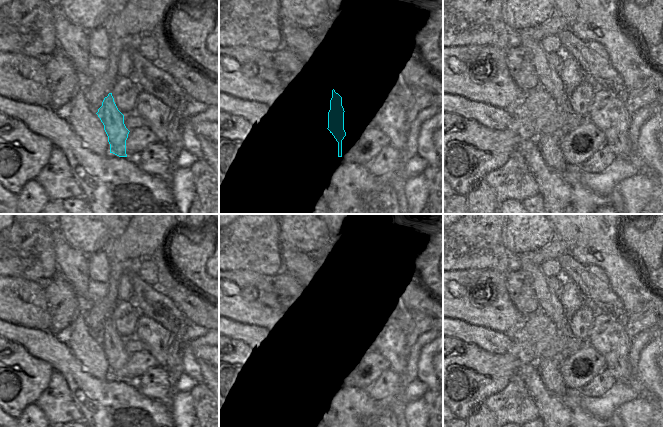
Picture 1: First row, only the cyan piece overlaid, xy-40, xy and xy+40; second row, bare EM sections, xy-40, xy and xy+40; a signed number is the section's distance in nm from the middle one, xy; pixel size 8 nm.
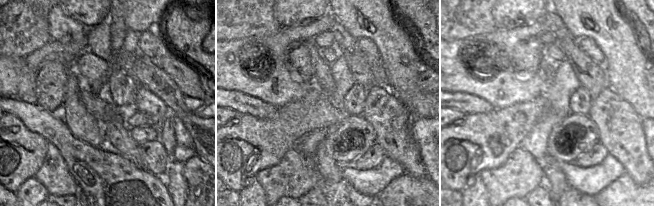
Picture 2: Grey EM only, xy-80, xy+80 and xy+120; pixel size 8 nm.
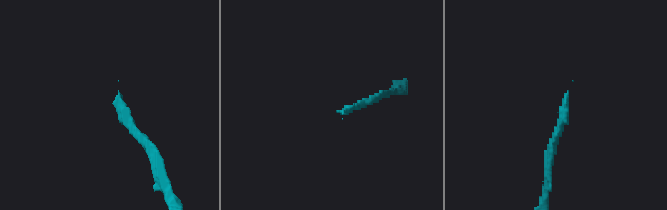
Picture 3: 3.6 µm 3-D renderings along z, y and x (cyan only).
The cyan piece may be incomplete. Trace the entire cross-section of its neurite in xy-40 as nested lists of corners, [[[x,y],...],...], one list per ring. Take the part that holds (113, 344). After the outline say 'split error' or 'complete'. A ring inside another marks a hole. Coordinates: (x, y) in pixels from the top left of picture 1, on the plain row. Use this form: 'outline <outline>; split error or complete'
outline [[[112,317],[104,322],[102,330],[96,338],[103,347],[108,360],[110,377],[119,381],[127,381],[126,364],[130,355],[124,348],[124,339],[118,334]]]; complete

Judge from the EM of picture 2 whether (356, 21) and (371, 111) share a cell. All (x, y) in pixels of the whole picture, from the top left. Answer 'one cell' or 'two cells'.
two cells

